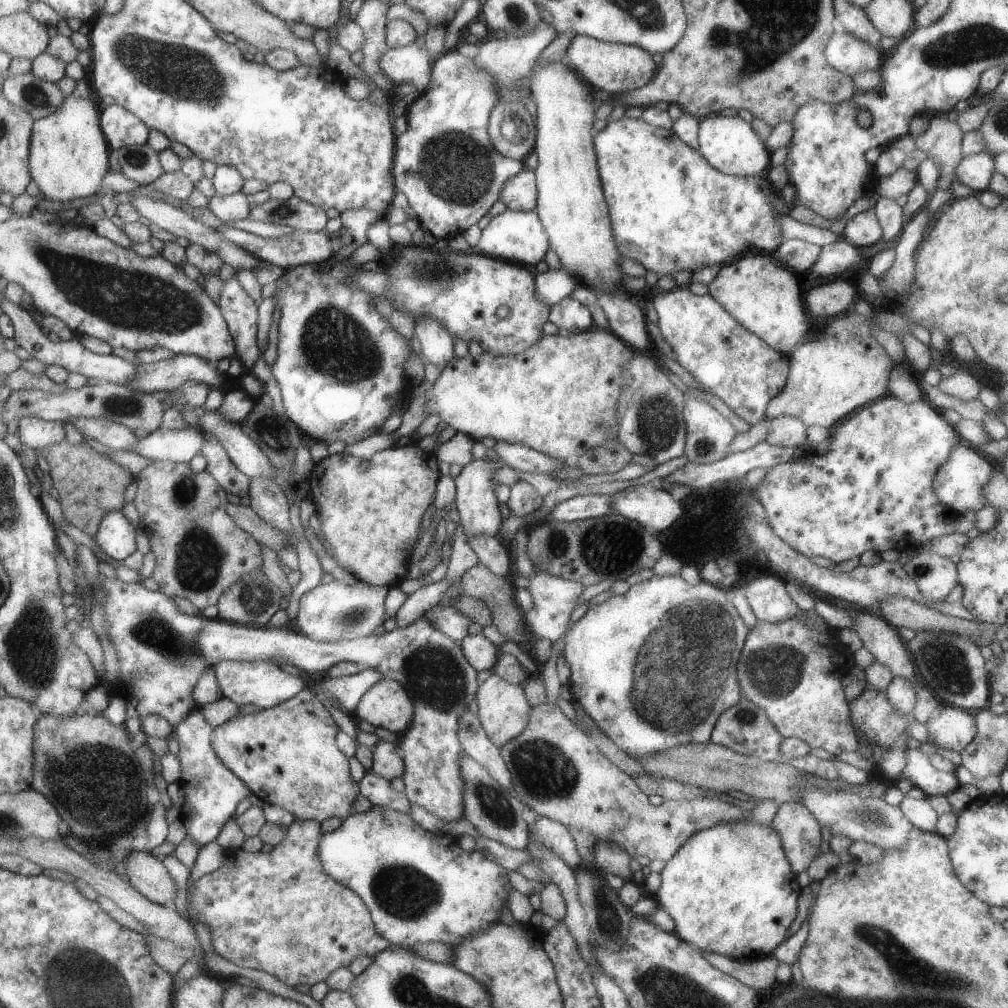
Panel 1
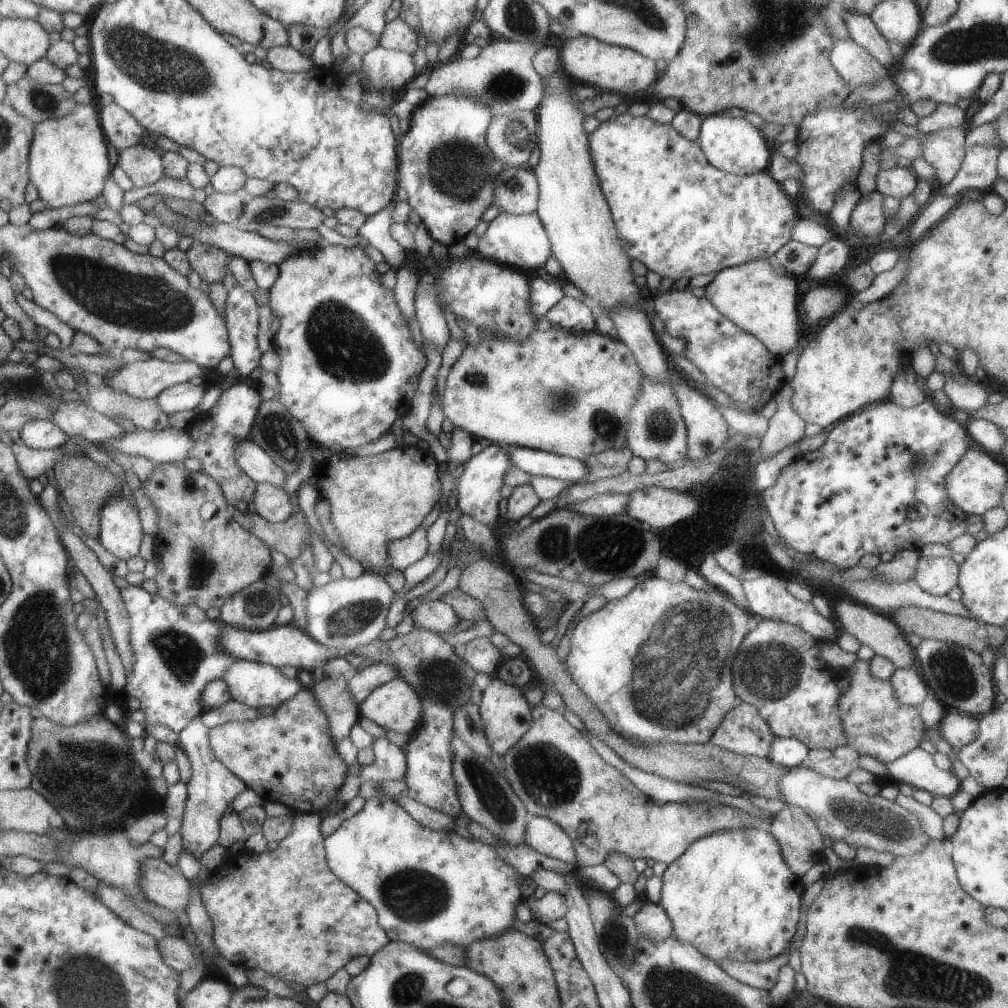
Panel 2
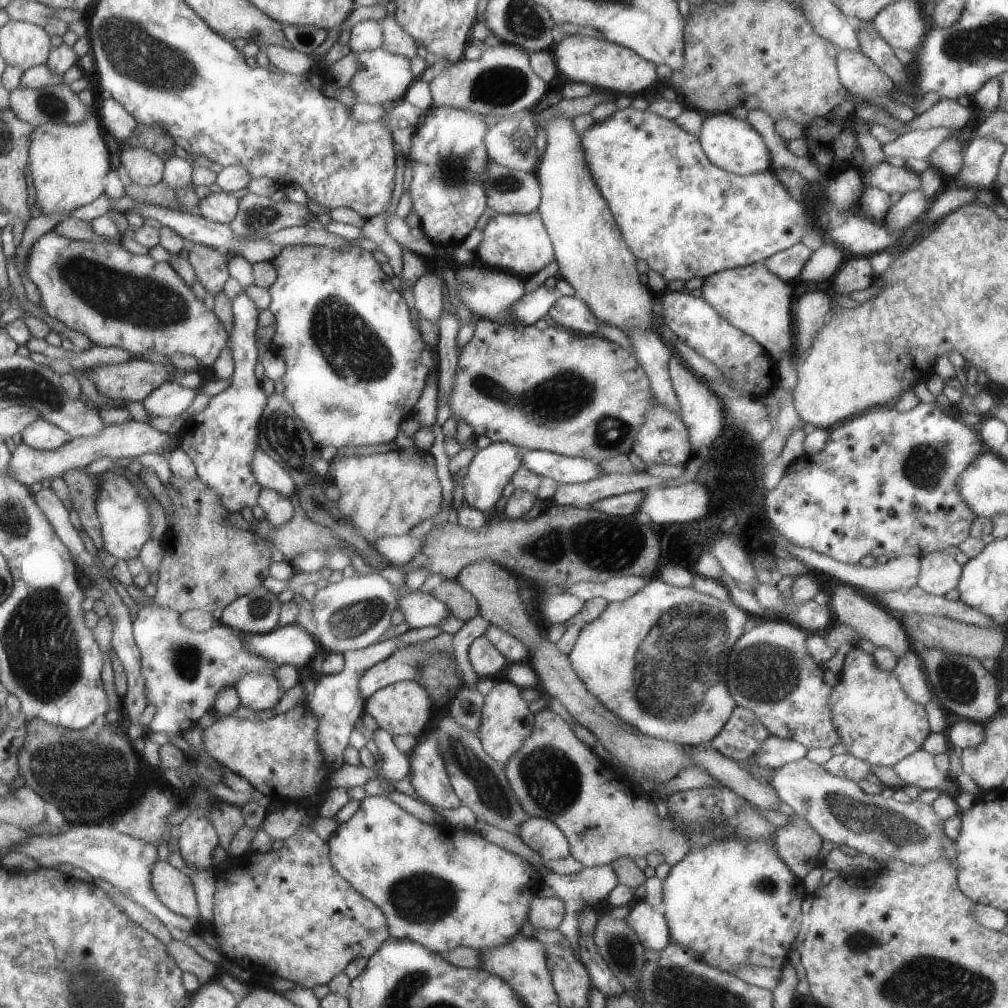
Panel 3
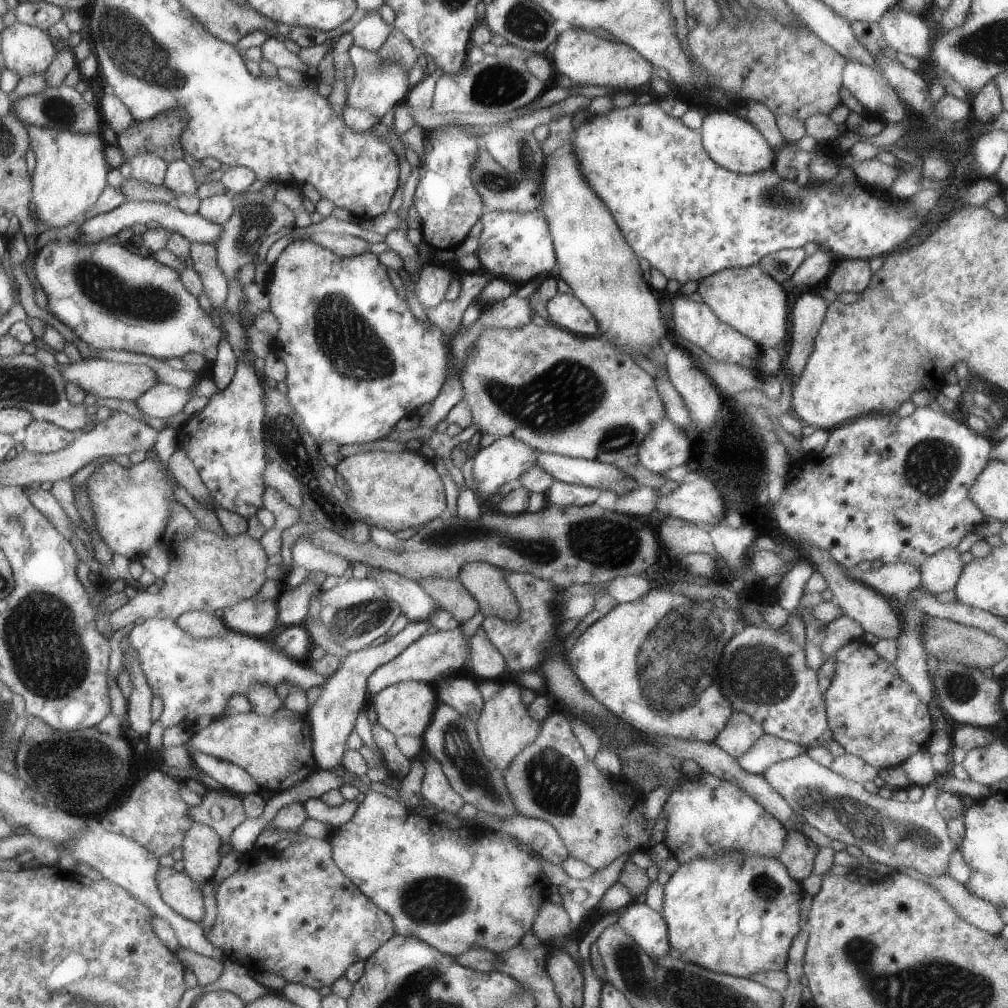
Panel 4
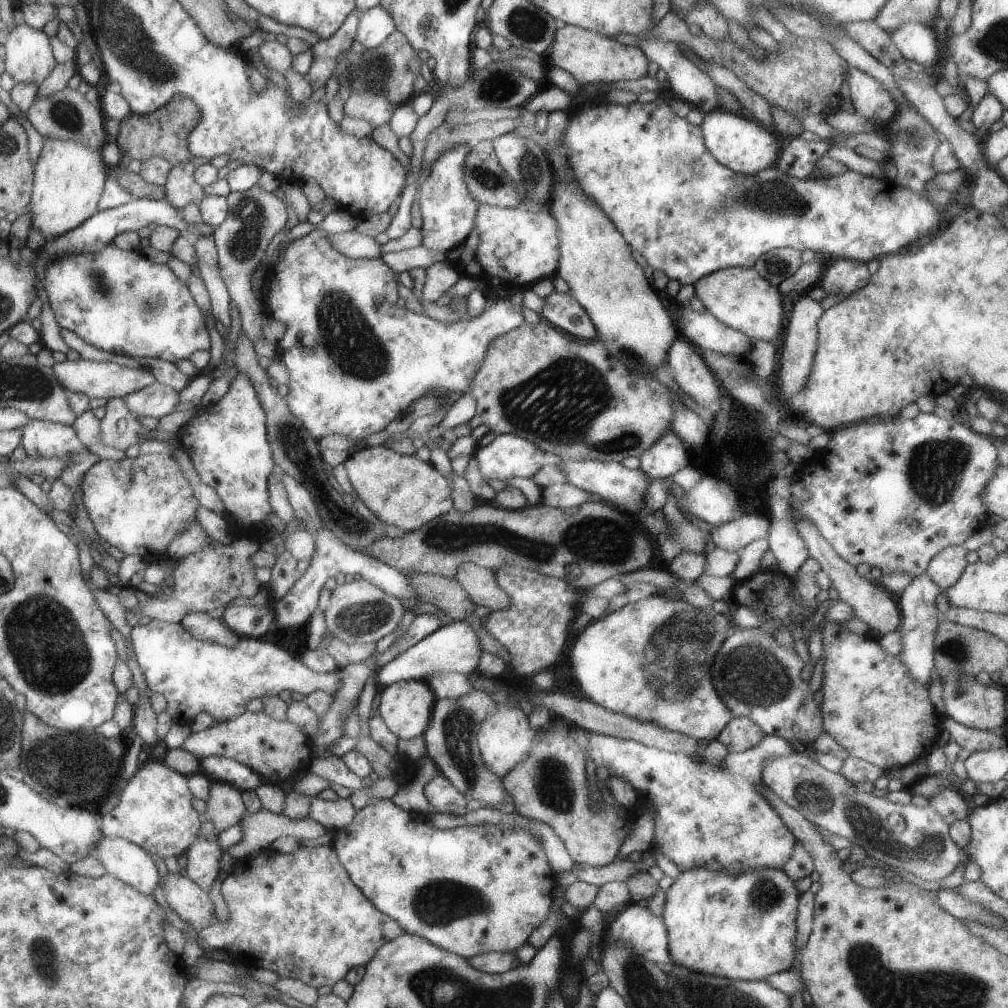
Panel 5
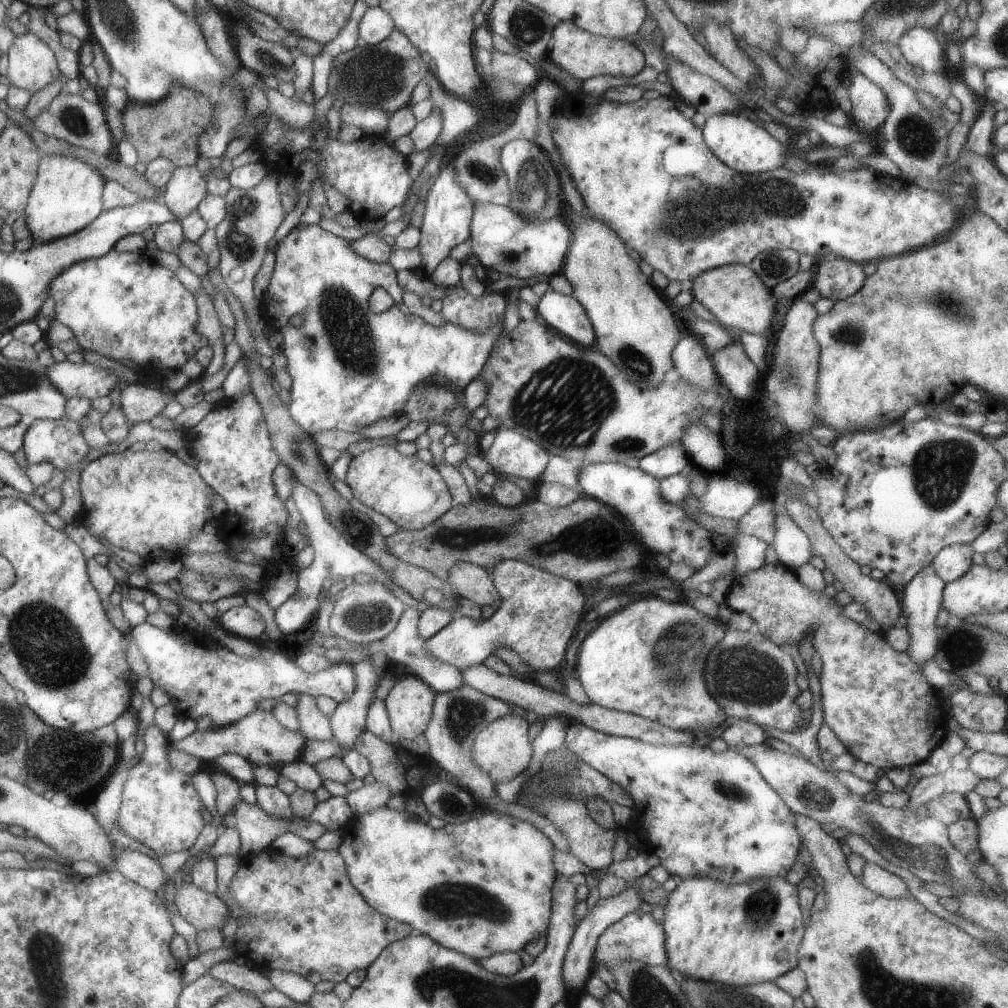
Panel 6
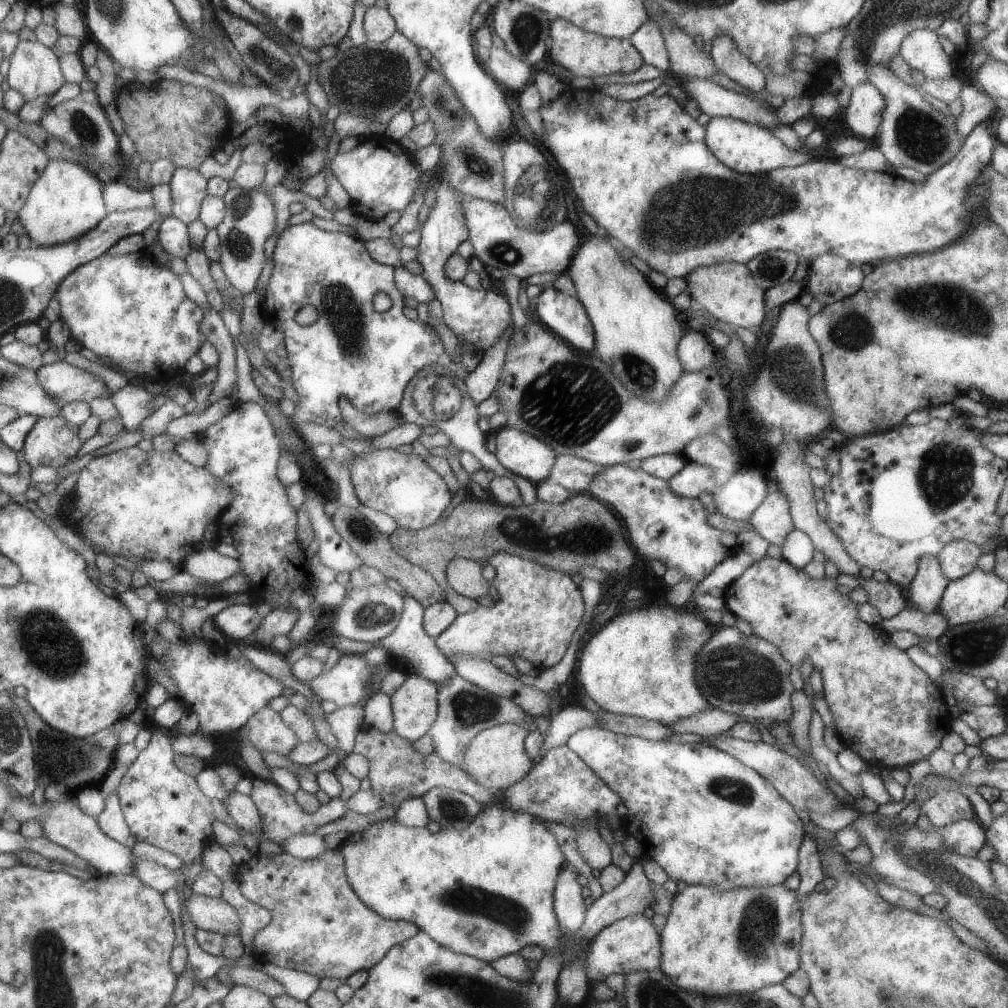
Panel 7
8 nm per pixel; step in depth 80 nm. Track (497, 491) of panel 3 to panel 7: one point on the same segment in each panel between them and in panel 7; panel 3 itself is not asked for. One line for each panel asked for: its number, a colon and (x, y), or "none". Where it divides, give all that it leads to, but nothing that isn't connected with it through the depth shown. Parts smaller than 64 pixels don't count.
4: (506, 459)
5: (507, 455)
6: (510, 453)
7: (522, 454)

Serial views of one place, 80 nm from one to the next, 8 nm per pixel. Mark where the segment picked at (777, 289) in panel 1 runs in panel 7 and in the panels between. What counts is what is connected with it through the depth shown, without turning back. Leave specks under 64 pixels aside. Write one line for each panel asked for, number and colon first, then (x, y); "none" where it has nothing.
2: (756, 297)
3: (750, 298)
4: (750, 301)
5: (738, 297)
6: (732, 293)
7: (726, 291)

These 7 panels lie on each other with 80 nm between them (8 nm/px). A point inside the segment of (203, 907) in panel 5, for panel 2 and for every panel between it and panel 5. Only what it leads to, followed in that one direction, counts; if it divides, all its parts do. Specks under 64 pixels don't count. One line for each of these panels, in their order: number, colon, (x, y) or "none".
2: (162, 884)
3: (174, 888)
4: (177, 890)

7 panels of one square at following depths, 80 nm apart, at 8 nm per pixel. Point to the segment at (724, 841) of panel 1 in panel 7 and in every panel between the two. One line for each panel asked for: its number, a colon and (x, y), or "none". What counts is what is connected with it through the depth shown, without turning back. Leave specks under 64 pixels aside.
2: (730, 895)
3: (733, 902)
4: (736, 916)
5: (741, 927)
6: (738, 935)
7: (714, 943)

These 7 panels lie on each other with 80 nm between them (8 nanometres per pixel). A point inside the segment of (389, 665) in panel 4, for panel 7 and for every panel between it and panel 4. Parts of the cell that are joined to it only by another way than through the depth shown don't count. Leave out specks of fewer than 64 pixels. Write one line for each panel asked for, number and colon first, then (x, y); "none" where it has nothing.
5: (454, 647)
6: (538, 610)
7: (538, 608)

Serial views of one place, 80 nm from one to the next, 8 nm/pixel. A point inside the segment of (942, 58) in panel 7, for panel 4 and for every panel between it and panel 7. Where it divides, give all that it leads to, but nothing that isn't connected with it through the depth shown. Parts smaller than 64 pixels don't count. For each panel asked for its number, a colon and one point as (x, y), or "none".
4: (909, 34)
5: (917, 42)
6: (919, 46)

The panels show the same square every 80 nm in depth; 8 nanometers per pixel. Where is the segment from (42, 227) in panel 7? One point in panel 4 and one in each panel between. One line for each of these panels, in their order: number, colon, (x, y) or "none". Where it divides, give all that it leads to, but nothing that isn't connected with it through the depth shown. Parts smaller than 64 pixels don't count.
4: (69, 174)
5: (68, 180)
6: (66, 196)

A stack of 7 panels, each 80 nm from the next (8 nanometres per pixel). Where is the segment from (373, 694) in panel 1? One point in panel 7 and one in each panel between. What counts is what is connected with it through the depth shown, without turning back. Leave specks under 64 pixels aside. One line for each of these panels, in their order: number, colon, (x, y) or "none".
2: (394, 706)
3: (402, 708)
4: (405, 708)
5: (405, 706)
6: (409, 702)
7: (414, 707)

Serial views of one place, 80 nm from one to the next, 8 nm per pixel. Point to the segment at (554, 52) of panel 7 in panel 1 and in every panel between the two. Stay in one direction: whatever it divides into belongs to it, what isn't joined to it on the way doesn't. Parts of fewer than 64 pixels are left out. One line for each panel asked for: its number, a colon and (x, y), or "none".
1: (612, 67)
2: (611, 68)
3: (602, 64)
4: (583, 57)
5: (589, 57)
6: (583, 55)

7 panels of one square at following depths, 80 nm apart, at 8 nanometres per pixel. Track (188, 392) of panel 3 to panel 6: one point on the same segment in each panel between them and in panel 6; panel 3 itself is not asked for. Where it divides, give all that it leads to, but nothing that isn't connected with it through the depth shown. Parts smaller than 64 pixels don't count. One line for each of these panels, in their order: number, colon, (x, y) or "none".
4: (161, 401)
5: (155, 400)
6: (137, 403)

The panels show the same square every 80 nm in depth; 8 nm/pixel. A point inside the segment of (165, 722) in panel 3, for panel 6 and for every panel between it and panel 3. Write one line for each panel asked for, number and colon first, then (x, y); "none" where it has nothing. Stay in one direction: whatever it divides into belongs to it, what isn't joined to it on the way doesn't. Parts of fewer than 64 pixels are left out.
4: (192, 677)
5: (194, 676)
6: (202, 678)

